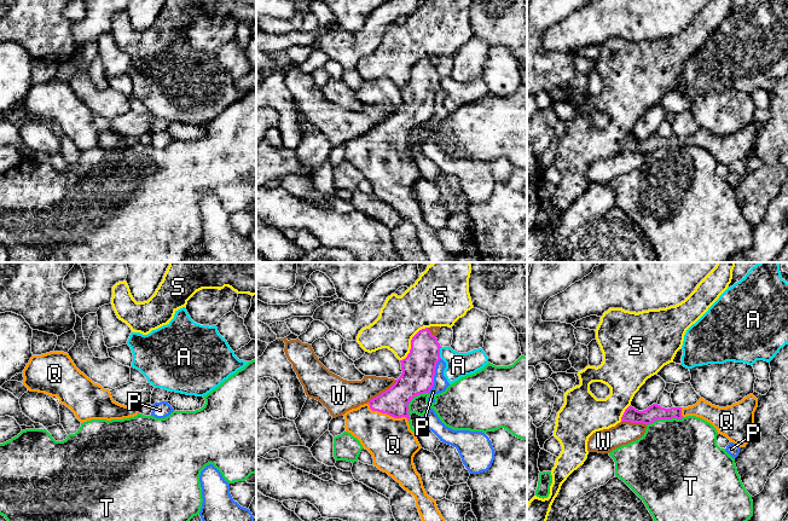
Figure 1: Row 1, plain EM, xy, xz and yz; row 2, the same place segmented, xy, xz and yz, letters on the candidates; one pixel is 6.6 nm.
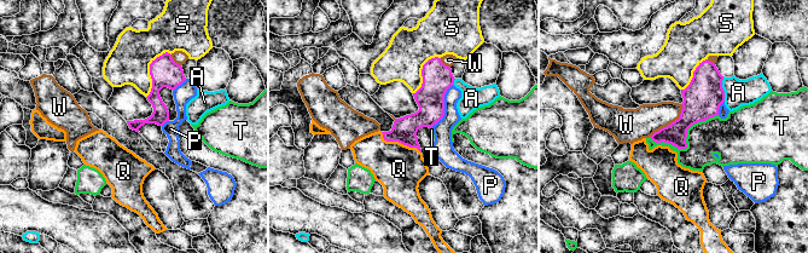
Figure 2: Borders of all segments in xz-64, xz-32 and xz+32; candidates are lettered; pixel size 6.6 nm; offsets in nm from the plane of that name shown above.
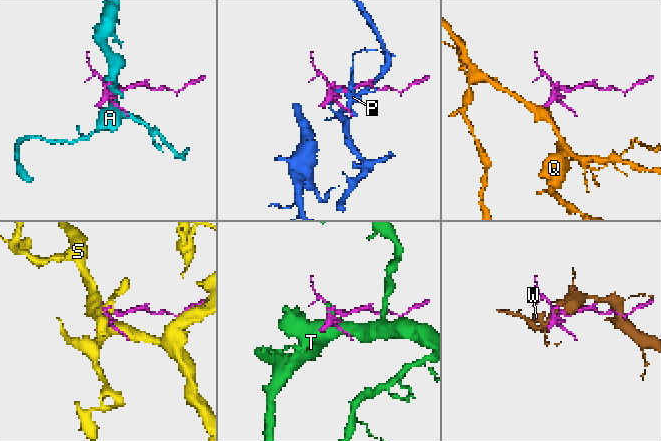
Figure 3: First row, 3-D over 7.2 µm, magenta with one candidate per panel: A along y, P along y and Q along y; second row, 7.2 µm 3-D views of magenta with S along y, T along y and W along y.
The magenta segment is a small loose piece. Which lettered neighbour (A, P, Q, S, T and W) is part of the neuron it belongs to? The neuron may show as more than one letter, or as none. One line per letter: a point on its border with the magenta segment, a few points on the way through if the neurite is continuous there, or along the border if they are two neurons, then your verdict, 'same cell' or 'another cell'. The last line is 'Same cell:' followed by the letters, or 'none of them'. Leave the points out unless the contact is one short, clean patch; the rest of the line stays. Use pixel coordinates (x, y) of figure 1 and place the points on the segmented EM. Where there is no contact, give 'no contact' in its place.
A: xz (439, 353) | another cell
P: xz (434, 375) | another cell
Q: xz (387, 414) | across xz (394, 401), (387, 414), (387, 436), (393, 445) | same cell
S: xz (411, 342) | another cell
T: yz (665, 418) | another cell
W: xz (383, 392) | another cell
Same cell: Q

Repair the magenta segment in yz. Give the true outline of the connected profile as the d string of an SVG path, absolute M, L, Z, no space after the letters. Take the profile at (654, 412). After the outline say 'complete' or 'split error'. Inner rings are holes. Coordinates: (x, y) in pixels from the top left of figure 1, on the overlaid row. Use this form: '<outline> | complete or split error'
M749 394L731 406L719 407L706 401L703 398L688 407L665 409L653 404L644 411L638 411L631 405L625 410L621 422L651 424L657 419L682 419L686 416L696 416L709 422L718 432L726 436L730 442L744 447L748 444L748 432L754 426L754 412L758 399Z | split error

